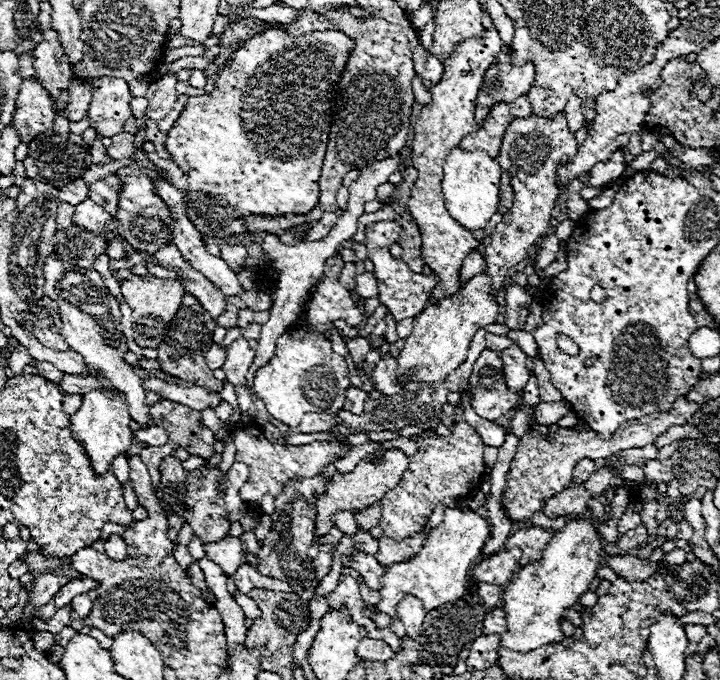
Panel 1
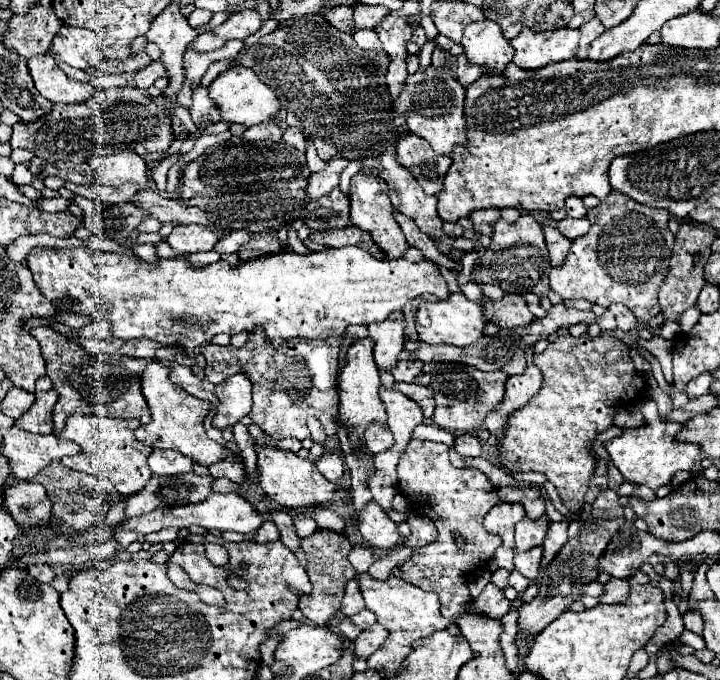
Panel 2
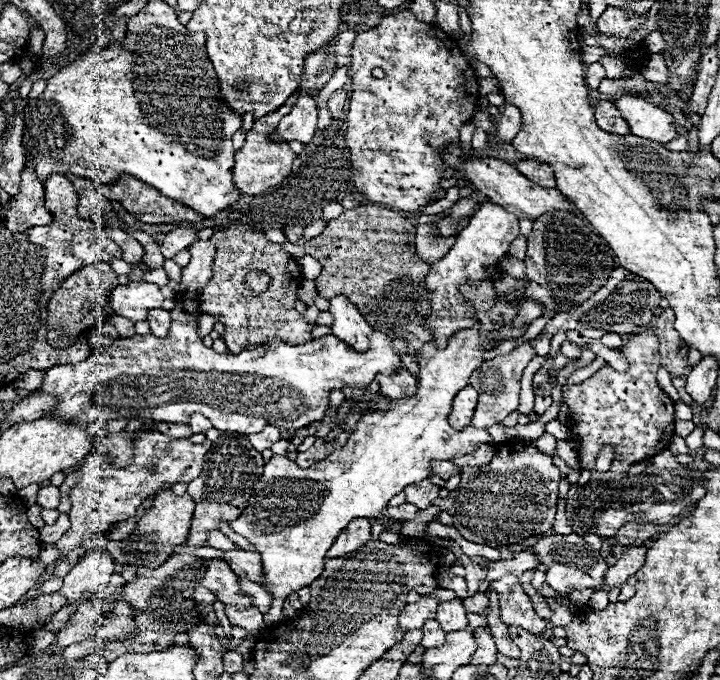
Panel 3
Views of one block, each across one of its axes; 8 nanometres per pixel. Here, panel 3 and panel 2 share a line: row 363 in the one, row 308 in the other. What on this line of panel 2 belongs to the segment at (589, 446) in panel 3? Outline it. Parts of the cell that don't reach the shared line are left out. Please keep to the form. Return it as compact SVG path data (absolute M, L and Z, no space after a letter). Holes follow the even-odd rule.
M612 190L606 200L602 200L596 208L588 210L586 218L592 224L590 232L572 242L572 248L562 266L550 270L550 288L566 300L584 298L604 308L608 308L612 302L620 302L632 310L638 322L648 324L654 316L660 314L658 290L666 278L670 252L674 248L674 234L668 228L670 214L666 210L638 204L636 200L630 200L626 194Z

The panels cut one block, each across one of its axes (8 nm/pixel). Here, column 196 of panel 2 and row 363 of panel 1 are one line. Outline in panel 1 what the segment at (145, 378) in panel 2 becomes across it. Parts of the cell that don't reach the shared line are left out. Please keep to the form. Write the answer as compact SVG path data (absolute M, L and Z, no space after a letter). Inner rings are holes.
M476 274L460 292L440 300L438 304L430 304L414 318L414 330L406 338L402 354L398 360L398 372L408 372L418 368L410 380L414 382L440 382L456 370L460 364L466 362L466 352L472 336L484 328L486 324L494 324L500 314L500 306L496 302L496 294L492 294L492 282L488 274Z

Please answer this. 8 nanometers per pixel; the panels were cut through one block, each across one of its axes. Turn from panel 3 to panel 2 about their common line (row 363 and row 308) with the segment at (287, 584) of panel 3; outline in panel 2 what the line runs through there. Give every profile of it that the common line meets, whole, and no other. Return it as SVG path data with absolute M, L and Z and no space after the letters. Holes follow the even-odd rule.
M452 294L450 300L440 302L420 302L416 312L416 332L418 338L426 344L454 344L454 346L472 346L484 336L486 320L478 304L470 302L464 294Z

